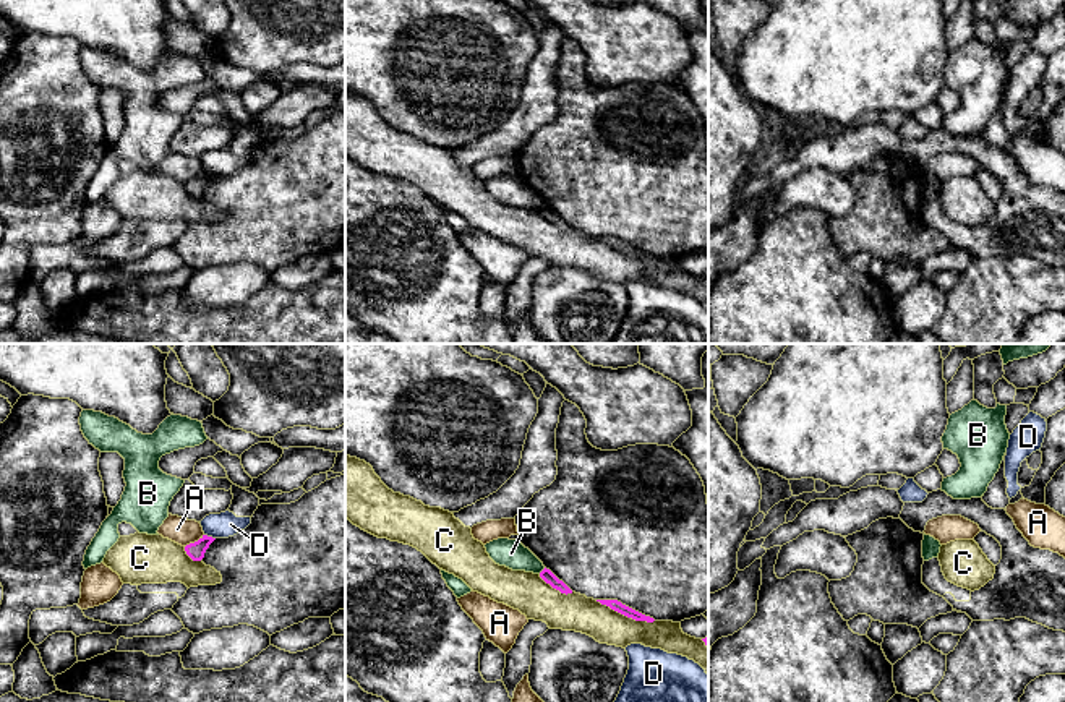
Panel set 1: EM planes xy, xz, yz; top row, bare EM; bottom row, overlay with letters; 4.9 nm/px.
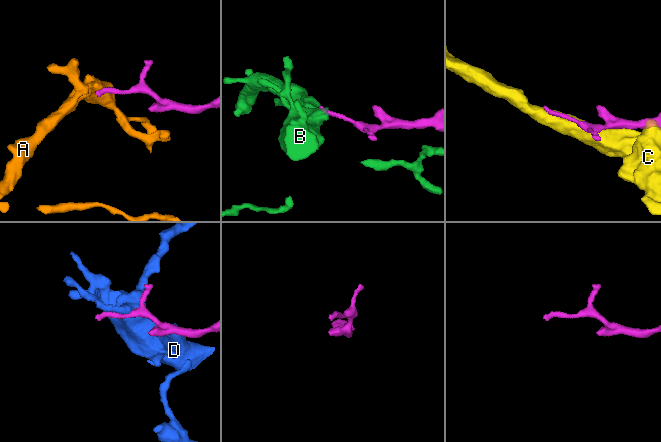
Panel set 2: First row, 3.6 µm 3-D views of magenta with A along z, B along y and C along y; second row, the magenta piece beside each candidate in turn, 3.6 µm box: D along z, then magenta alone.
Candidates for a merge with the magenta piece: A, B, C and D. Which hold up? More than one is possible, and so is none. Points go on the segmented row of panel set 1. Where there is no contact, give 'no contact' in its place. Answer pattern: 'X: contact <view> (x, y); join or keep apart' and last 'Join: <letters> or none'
A: contact xy (195, 542); keep apart
B: contact xz (543, 569); keep apart
C: contact xz (624, 615); keep apart
D: contact xy (209, 537); keep apart
Join: none

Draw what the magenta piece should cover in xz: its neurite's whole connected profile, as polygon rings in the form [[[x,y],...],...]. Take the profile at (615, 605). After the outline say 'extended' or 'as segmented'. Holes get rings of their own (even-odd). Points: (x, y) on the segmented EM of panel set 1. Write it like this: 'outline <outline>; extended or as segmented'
outline [[[597,600],[597,601],[600,601],[601,605],[609,606],[611,610],[614,610],[614,611],[618,611],[618,613],[627,616],[627,618],[632,618],[635,621],[647,621],[647,623],[655,621],[653,618],[645,616],[645,614],[629,608],[629,606],[622,605],[621,601],[618,601],[618,600]]]; as segmented

